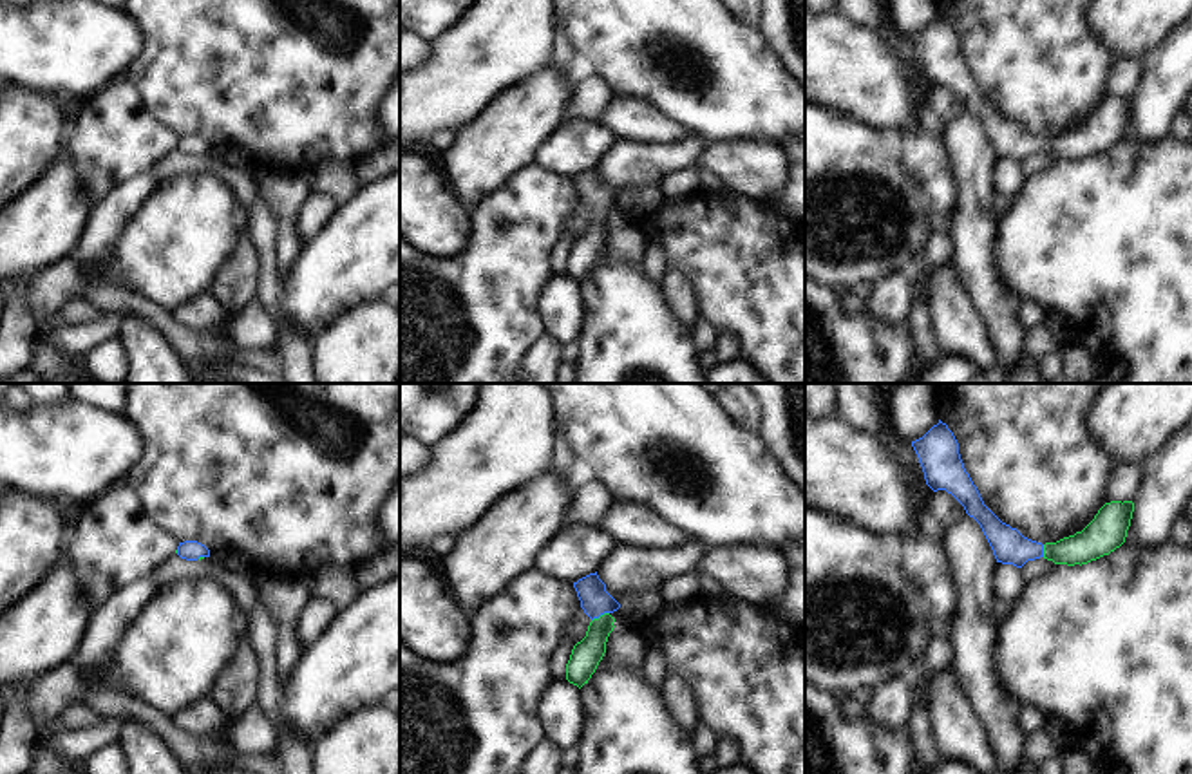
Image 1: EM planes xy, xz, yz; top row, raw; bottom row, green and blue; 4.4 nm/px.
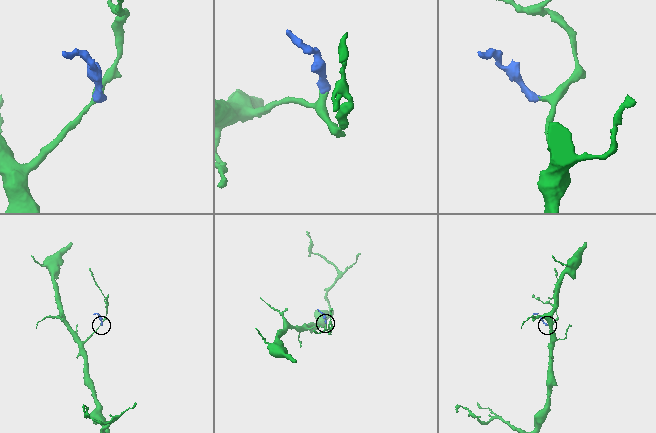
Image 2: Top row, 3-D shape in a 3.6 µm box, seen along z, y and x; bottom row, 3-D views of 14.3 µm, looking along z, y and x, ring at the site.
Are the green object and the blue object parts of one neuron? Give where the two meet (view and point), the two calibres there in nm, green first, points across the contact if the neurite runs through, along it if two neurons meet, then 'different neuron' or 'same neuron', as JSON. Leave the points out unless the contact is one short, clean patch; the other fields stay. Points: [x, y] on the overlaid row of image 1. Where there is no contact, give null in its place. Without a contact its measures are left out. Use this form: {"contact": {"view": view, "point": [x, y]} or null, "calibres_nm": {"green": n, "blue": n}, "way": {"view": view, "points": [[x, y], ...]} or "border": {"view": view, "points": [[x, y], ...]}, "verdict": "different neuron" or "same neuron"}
{"contact": {"view": "xz", "point": [601, 615]}, "calibres_nm": {"green": 130, "blue": 140}, "way": {"view": "xz", "points": [[585, 657], [596, 641], [601, 615], [596, 601]]}, "verdict": "same neuron"}

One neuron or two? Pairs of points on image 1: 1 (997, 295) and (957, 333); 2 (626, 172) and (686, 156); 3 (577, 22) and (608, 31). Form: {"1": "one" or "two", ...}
{"1": "two", "2": "one", "3": "one"}

